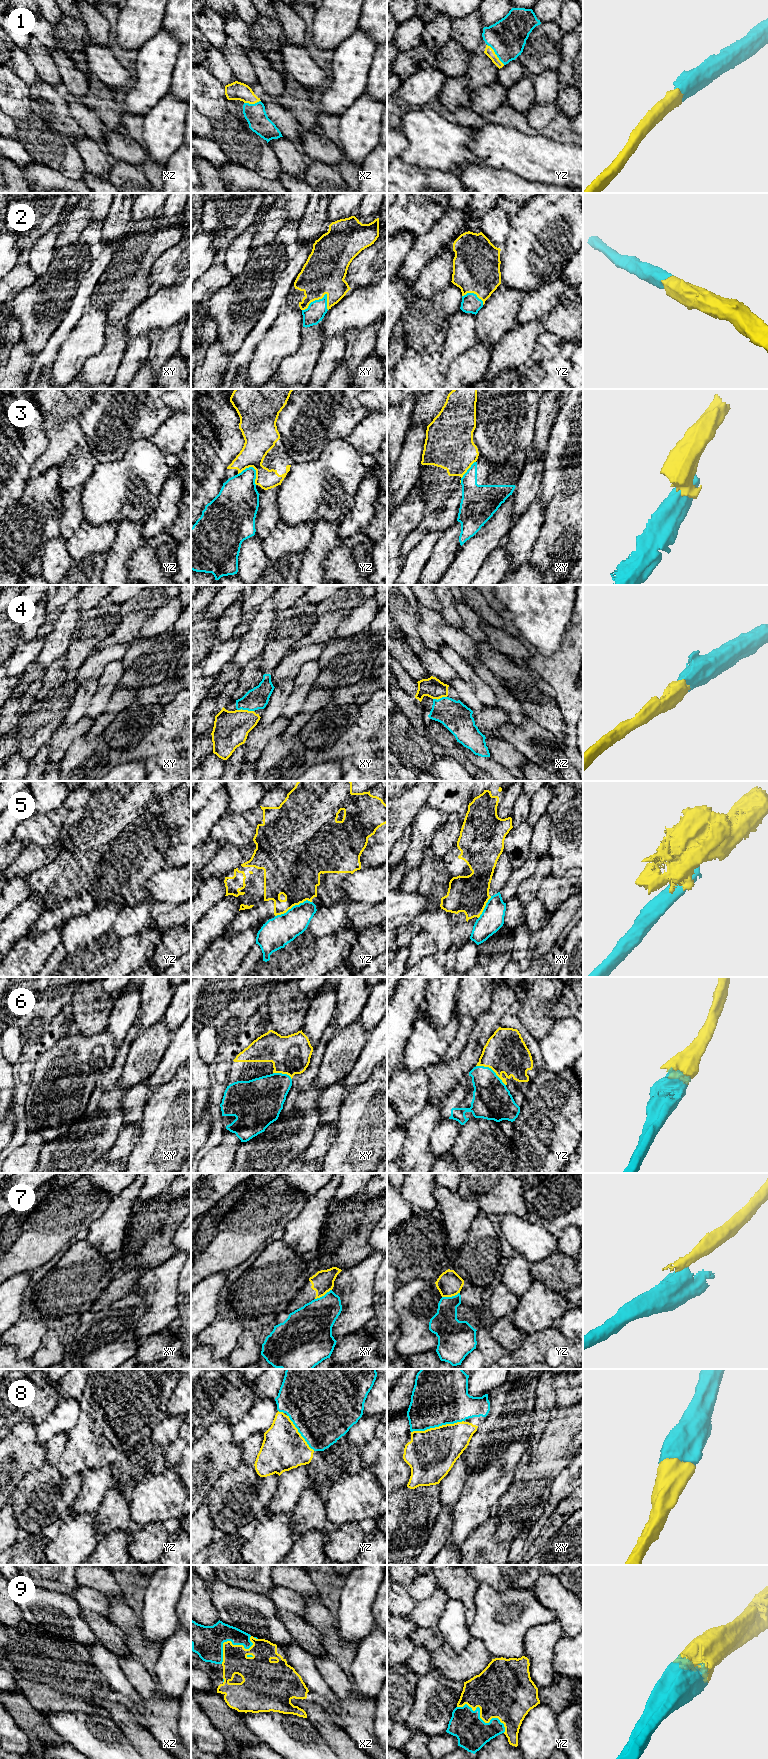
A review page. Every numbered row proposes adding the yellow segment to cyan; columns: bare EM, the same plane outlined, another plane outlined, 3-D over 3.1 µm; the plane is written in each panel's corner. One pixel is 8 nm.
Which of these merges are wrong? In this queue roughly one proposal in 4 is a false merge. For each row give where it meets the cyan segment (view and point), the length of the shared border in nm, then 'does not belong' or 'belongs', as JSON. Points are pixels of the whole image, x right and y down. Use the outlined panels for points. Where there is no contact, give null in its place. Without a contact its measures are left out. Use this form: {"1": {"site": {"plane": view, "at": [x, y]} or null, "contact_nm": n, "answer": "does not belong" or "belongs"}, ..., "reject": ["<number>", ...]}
{"1": {"site": {"plane": "yz", "at": [495, 53]}, "contact_nm": 220, "answer": "belongs"}, "2": {"site": {"plane": "xy", "at": [315, 300]}, "contact_nm": 240, "answer": "belongs"}, "3": {"site": {"plane": "yz", "at": [254, 469]}, "contact_nm": 180, "answer": "does not belong"}, "4": {"site": {"plane": "xy", "at": [245, 709]}, "contact_nm": 140, "answer": "belongs"}, "5": {"site": {"plane": "yz", "at": [293, 906]}, "contact_nm": 320, "answer": "belongs"}, "6": {"site": {"plane": "yz", "at": [492, 1070]}, "contact_nm": 280, "answer": "belongs"}, "7": {"site": {"plane": "yz", "at": [450, 1297]}, "contact_nm": 150, "answer": "does not belong"}, "8": {"site": {"plane": "xy", "at": [437, 1426]}, "contact_nm": 440, "answer": "belongs"}, "9": {"site": {"plane": "yz", "at": [479, 1717]}, "contact_nm": 440, "answer": "belongs"}, "reject": ["3", "7"]}

